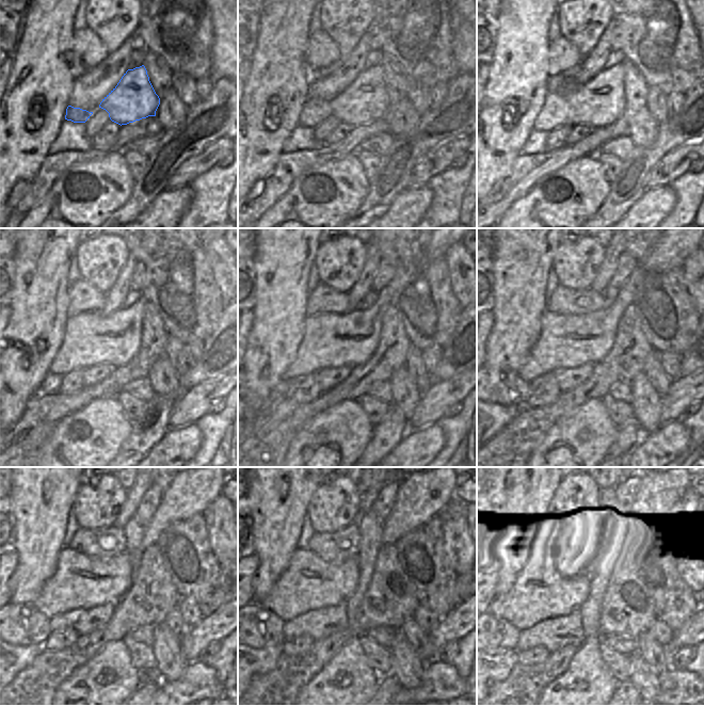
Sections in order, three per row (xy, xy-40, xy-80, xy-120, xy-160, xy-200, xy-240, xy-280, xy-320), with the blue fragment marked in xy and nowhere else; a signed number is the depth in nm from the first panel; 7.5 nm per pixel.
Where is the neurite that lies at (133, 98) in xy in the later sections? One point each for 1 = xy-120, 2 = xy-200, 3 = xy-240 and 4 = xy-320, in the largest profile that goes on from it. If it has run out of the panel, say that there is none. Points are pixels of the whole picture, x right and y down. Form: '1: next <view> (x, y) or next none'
1: next xy-120 (91, 338)
2: next xy-200 (565, 341)
3: next xy-240 (80, 582)
4: next xy-320 (544, 587)

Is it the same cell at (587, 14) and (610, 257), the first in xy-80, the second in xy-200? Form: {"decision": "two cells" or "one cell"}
{"decision": "two cells"}

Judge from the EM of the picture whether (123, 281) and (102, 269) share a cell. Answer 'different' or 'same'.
different

